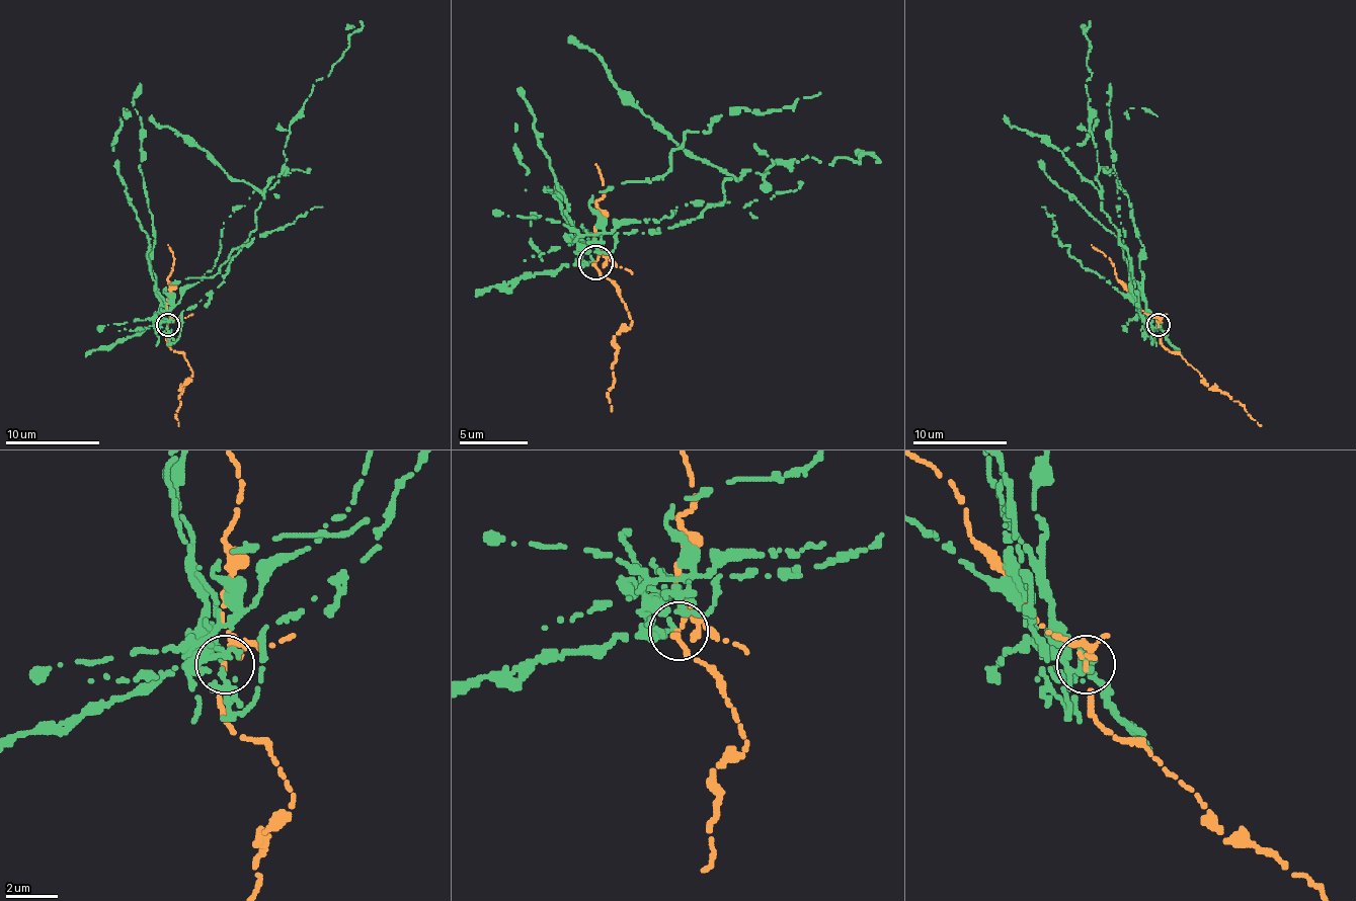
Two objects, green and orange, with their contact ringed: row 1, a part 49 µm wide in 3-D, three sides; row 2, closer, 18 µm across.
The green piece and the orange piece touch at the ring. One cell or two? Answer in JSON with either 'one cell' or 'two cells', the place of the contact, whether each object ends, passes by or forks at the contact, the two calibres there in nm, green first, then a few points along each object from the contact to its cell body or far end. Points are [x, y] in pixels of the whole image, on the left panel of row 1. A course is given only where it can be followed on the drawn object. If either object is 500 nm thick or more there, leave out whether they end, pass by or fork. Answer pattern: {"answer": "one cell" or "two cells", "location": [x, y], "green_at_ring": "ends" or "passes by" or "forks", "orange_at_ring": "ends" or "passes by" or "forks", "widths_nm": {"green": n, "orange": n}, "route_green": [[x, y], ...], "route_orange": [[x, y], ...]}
{"answer": "two cells", "location": [168, 325], "green_at_ring": "ends", "orange_at_ring": "passes by", "widths_nm": {"green": 200, "orange": 110}, "route_green": [[168, 325], [173, 341], [182, 311], [209, 302], [253, 231], [291, 120], [360, 21]], "route_orange": [[168, 325], [166, 344], [182, 353], [192, 373], [180, 387], [175, 414], [178, 426]]}

